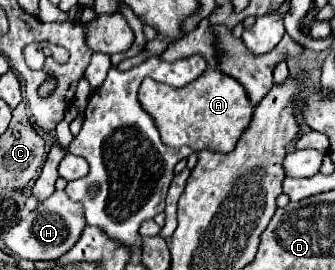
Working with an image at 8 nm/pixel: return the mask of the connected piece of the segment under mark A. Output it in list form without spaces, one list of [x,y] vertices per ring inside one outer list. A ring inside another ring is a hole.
[[[207,68],[197,80],[193,80],[185,88],[171,88],[167,84],[155,82],[153,78],[145,78],[139,88],[139,102],[143,110],[153,118],[163,144],[169,148],[181,148],[181,146],[203,148],[205,146],[217,152],[231,152],[253,114],[253,106],[245,96],[245,88],[241,88],[237,80],[233,80],[231,76],[227,76],[217,68]],[[195,122],[207,124],[209,136],[205,140],[193,138],[193,134],[197,132]]]

